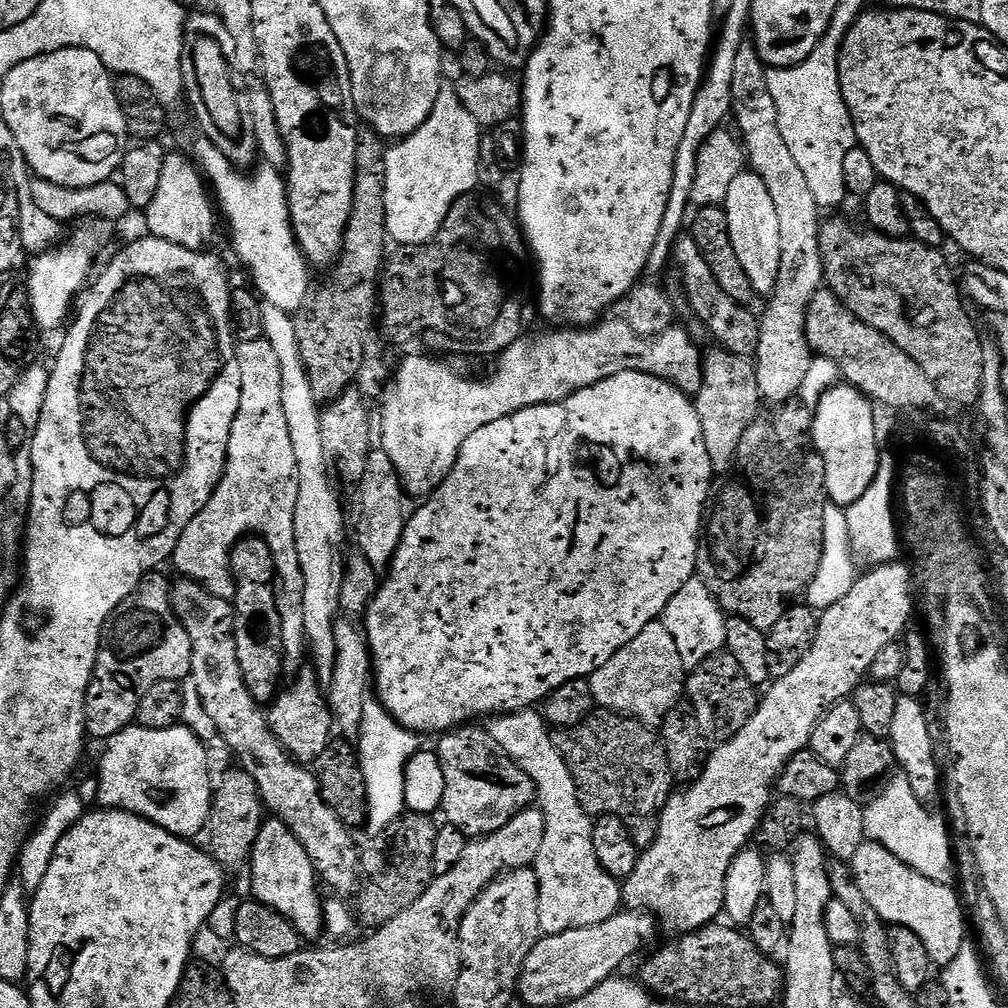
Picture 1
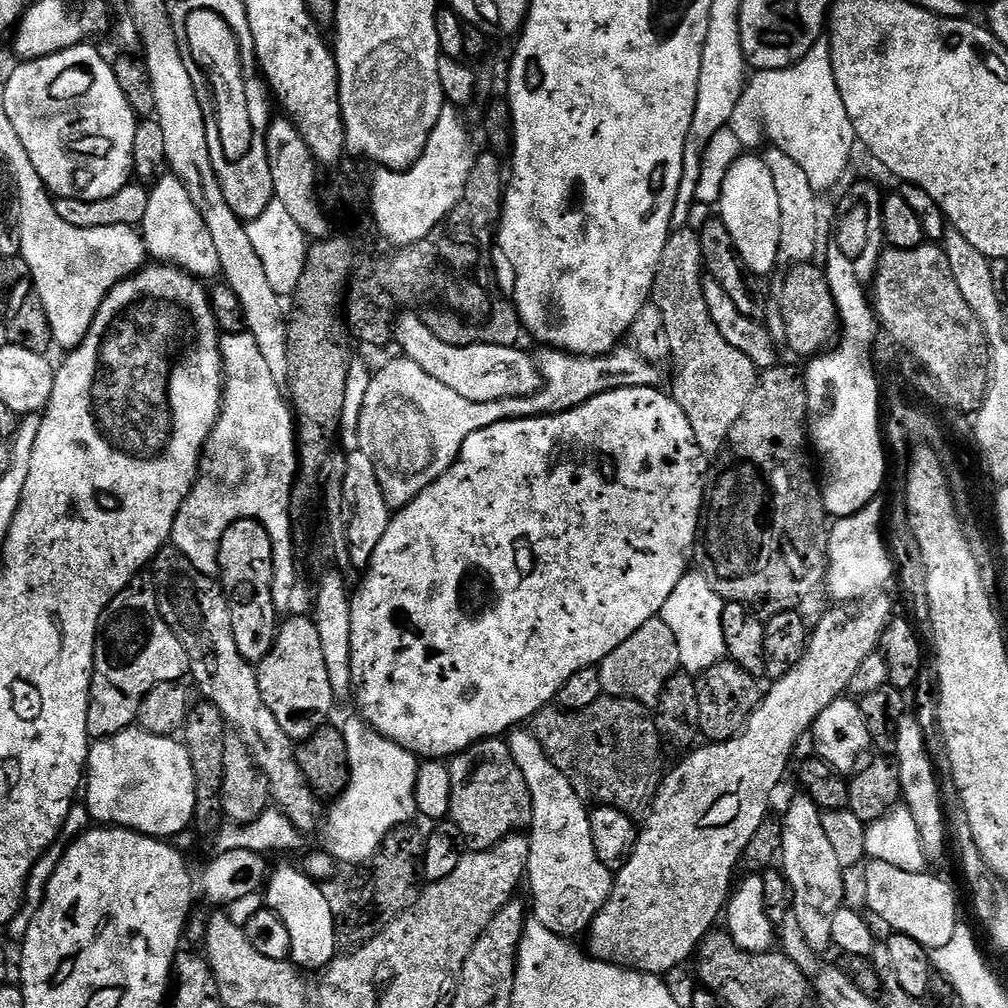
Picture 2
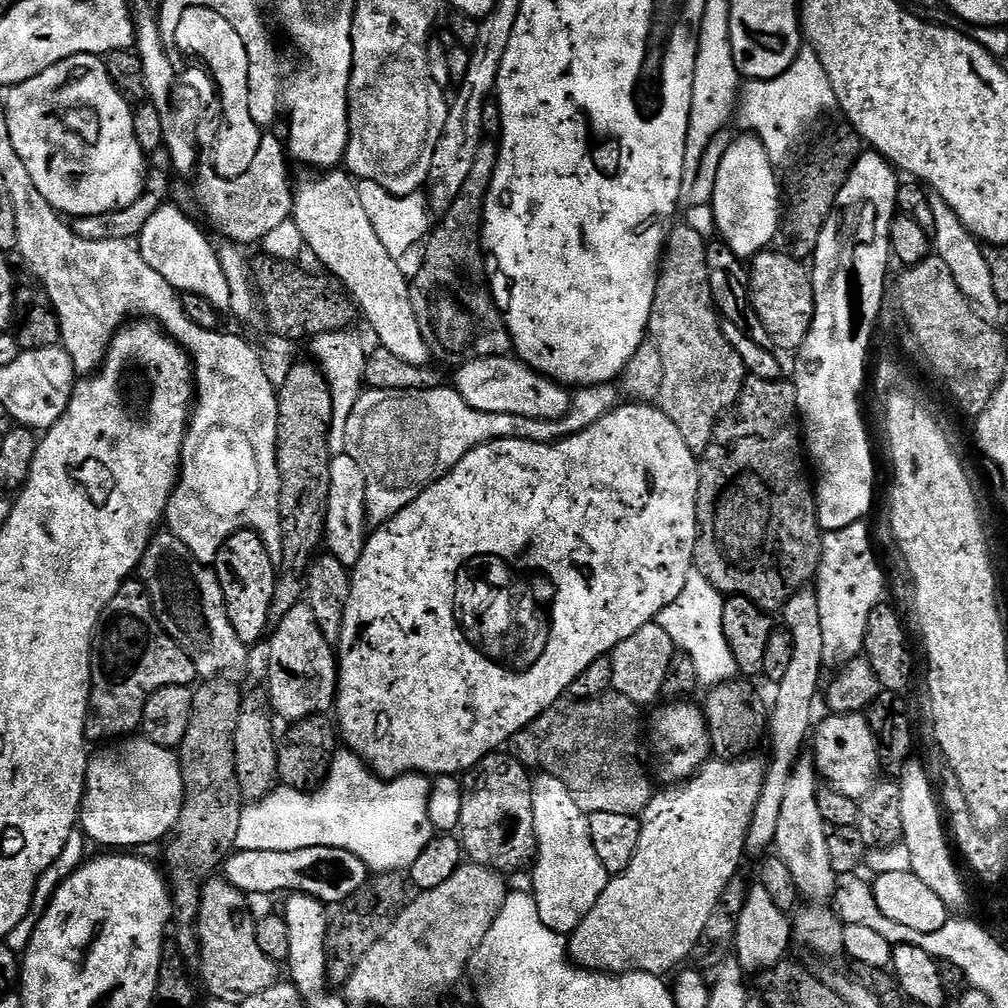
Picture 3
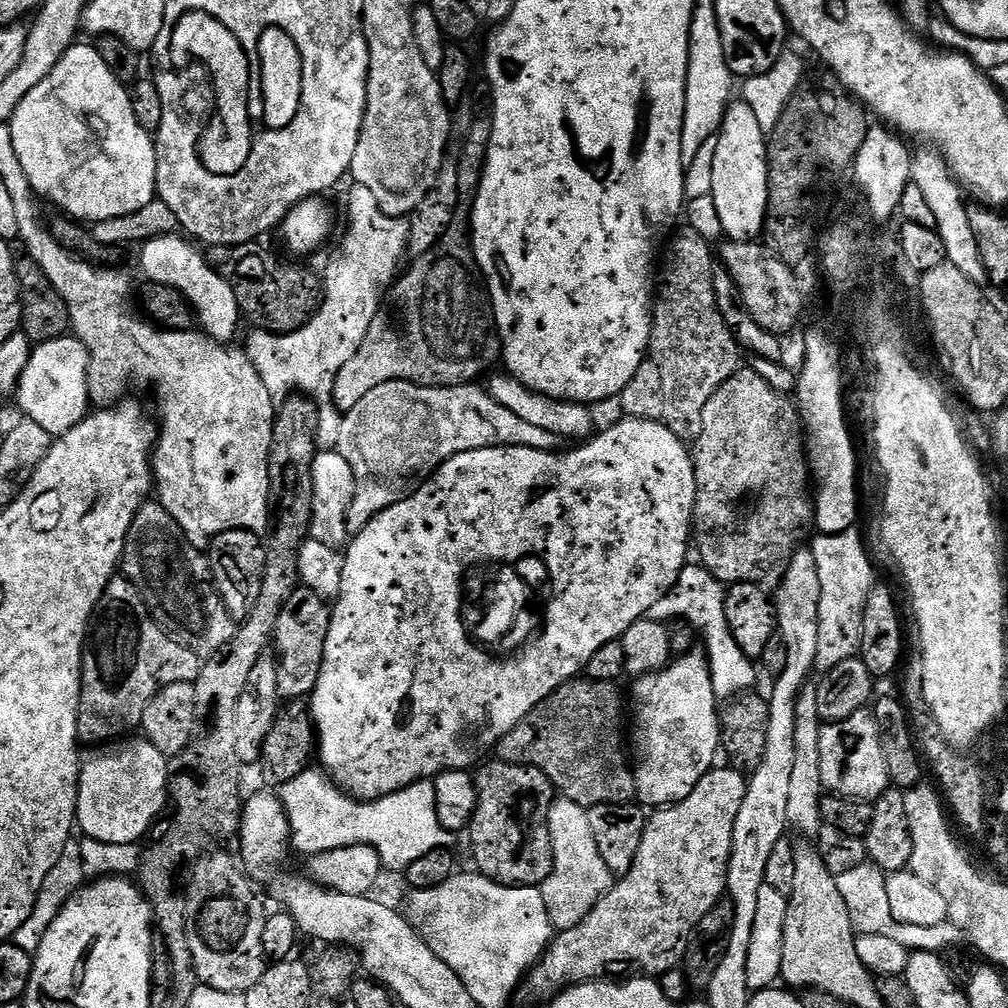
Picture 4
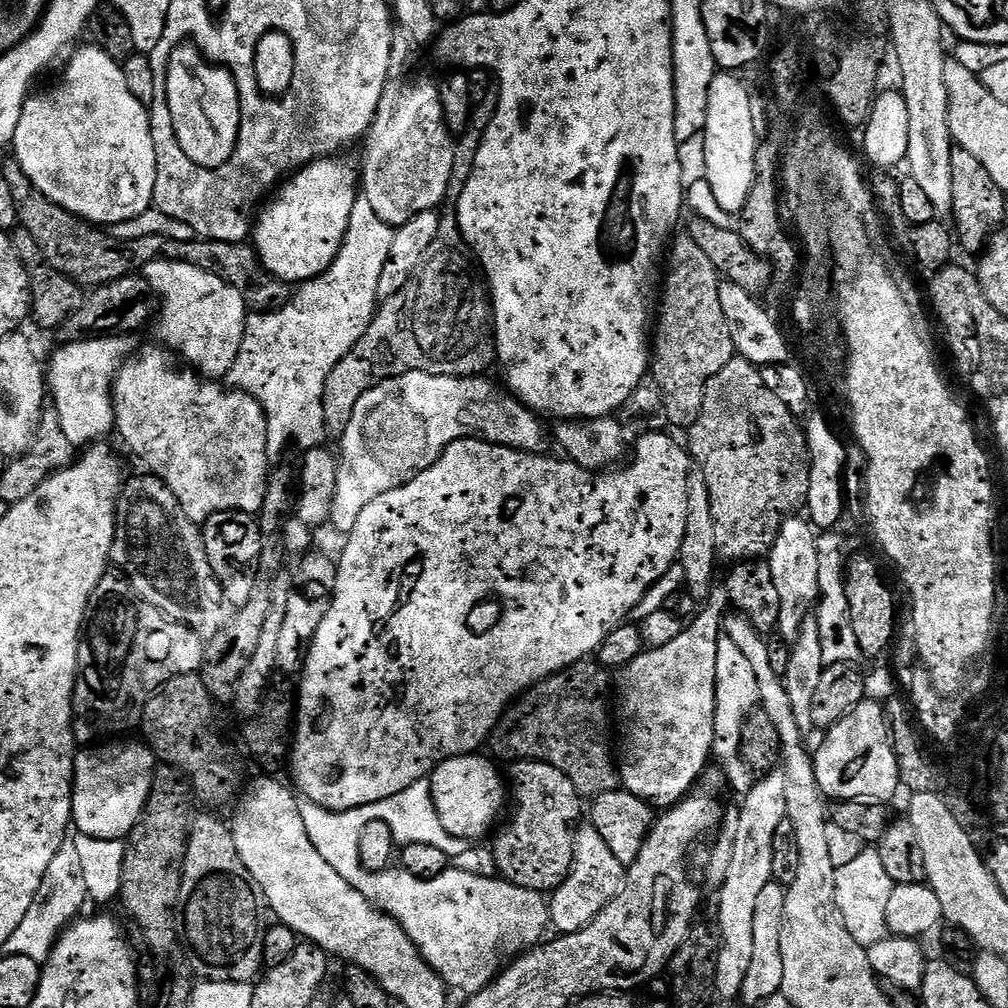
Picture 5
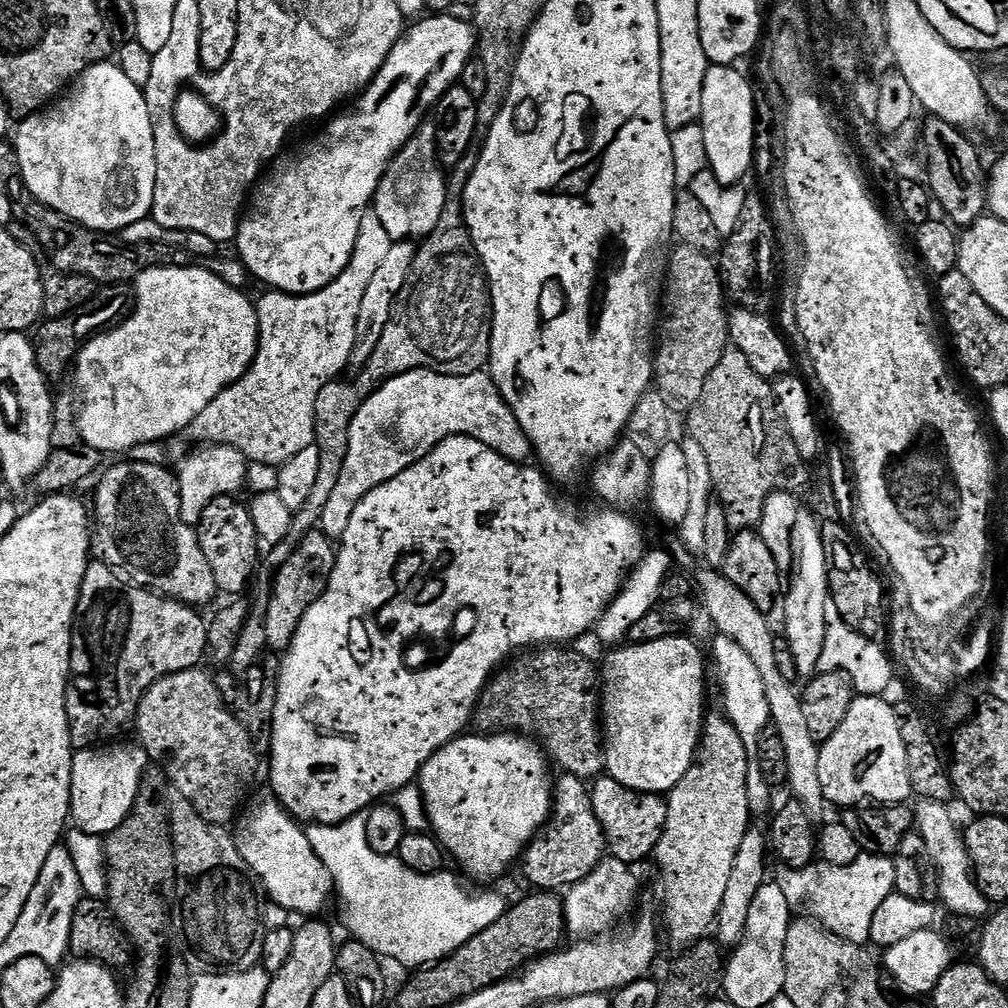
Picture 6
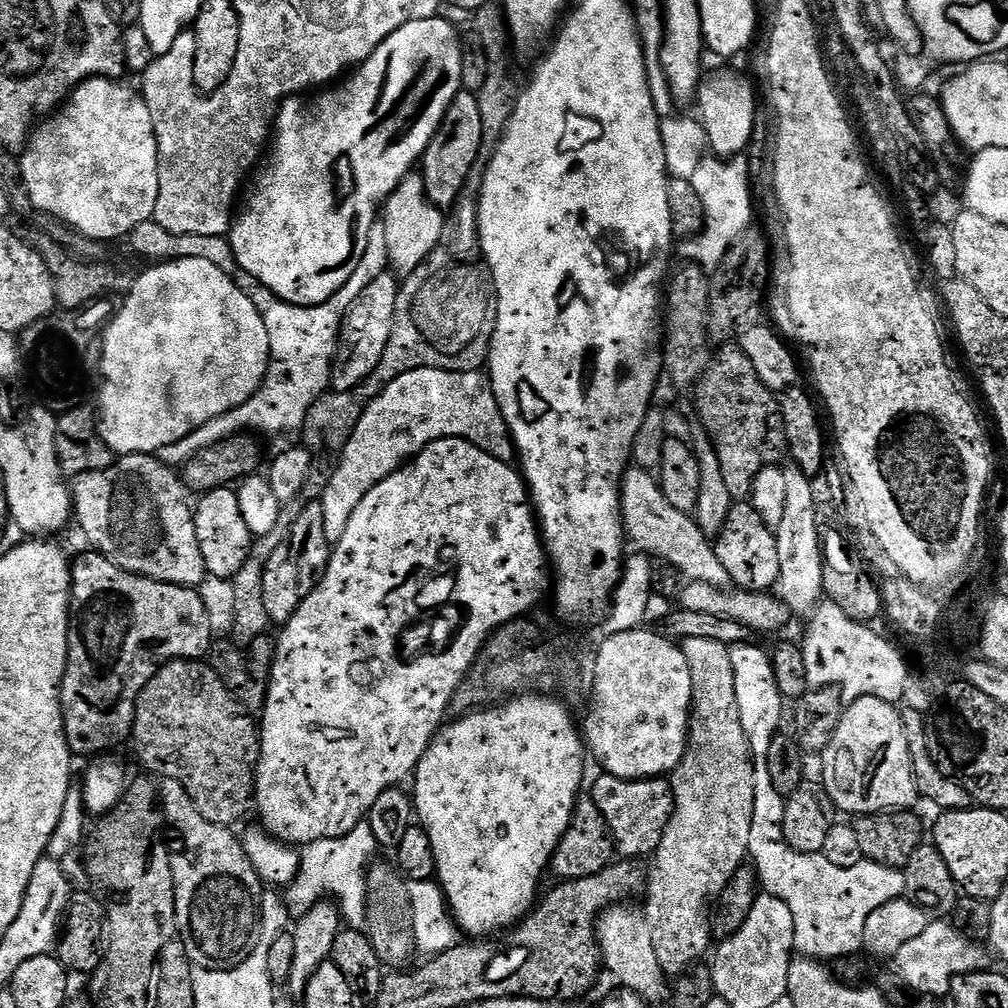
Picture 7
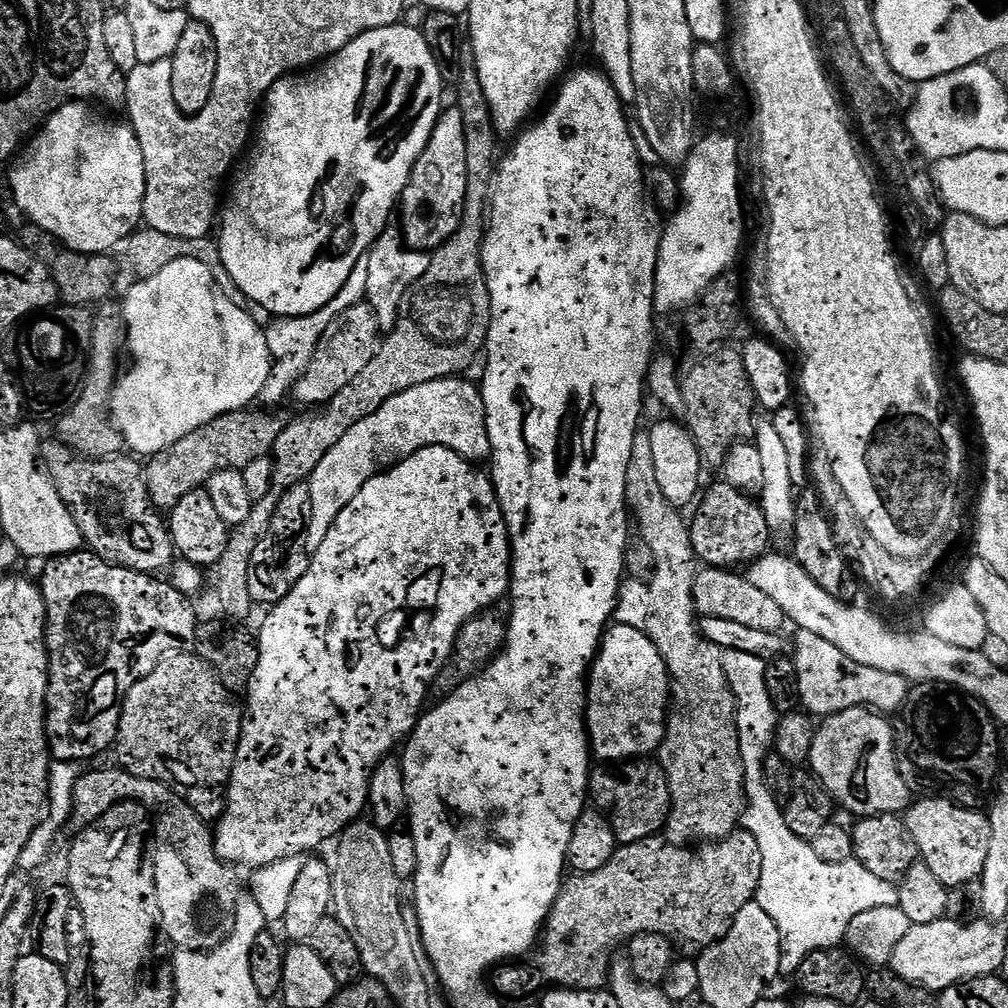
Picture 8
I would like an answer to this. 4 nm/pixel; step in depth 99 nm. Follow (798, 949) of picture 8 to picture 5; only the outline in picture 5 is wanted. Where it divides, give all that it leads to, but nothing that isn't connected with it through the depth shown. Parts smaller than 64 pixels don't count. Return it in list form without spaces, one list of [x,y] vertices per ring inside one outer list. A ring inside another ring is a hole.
[[[726,634],[721,635],[718,642],[718,678],[716,679],[716,705],[714,706],[714,742],[712,755],[715,763],[720,763],[725,776],[732,783],[732,788],[739,794],[746,794],[756,784],[757,775],[740,755],[740,747],[744,741],[744,724],[749,716],[757,711],[760,703],[758,678],[754,674],[754,666],[750,666],[746,654],[734,646],[734,642]],[[865,850],[850,862],[850,866],[842,866],[836,870],[836,901],[838,910],[842,910],[842,918],[846,918],[846,926],[850,934],[854,934],[854,942],[863,948],[870,949],[878,942],[889,939],[886,922],[886,902],[894,885],[890,874],[886,874],[882,866],[879,851]]]

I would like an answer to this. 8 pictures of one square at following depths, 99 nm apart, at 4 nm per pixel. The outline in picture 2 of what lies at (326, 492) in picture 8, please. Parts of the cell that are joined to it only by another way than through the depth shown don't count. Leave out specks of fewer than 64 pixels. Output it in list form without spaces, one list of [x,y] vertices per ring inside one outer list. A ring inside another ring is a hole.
[[[617,346],[604,356],[573,356],[559,350],[544,350],[538,356],[538,369],[543,384],[540,391],[533,396],[523,396],[520,400],[495,400],[494,402],[470,402],[470,398],[462,398],[462,394],[454,394],[450,386],[442,386],[438,378],[430,378],[418,362],[410,362],[403,358],[392,360],[380,373],[372,376],[370,386],[366,390],[366,402],[362,402],[360,411],[360,447],[374,462],[374,470],[378,474],[378,482],[382,494],[386,498],[389,509],[402,510],[426,486],[430,486],[460,457],[462,446],[470,434],[478,434],[486,426],[494,426],[503,420],[519,420],[525,416],[550,416],[558,412],[569,412],[603,392],[619,388],[655,388],[661,382],[657,365],[643,360],[631,346]]]

